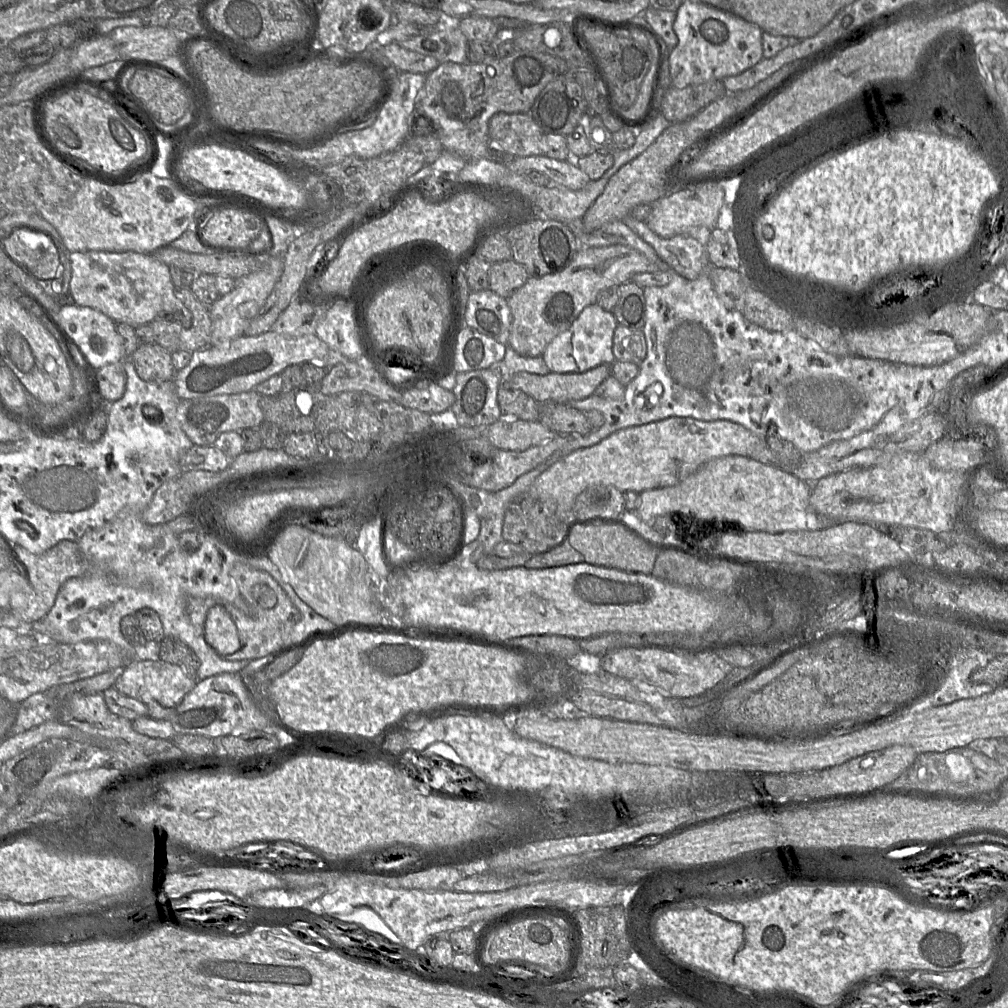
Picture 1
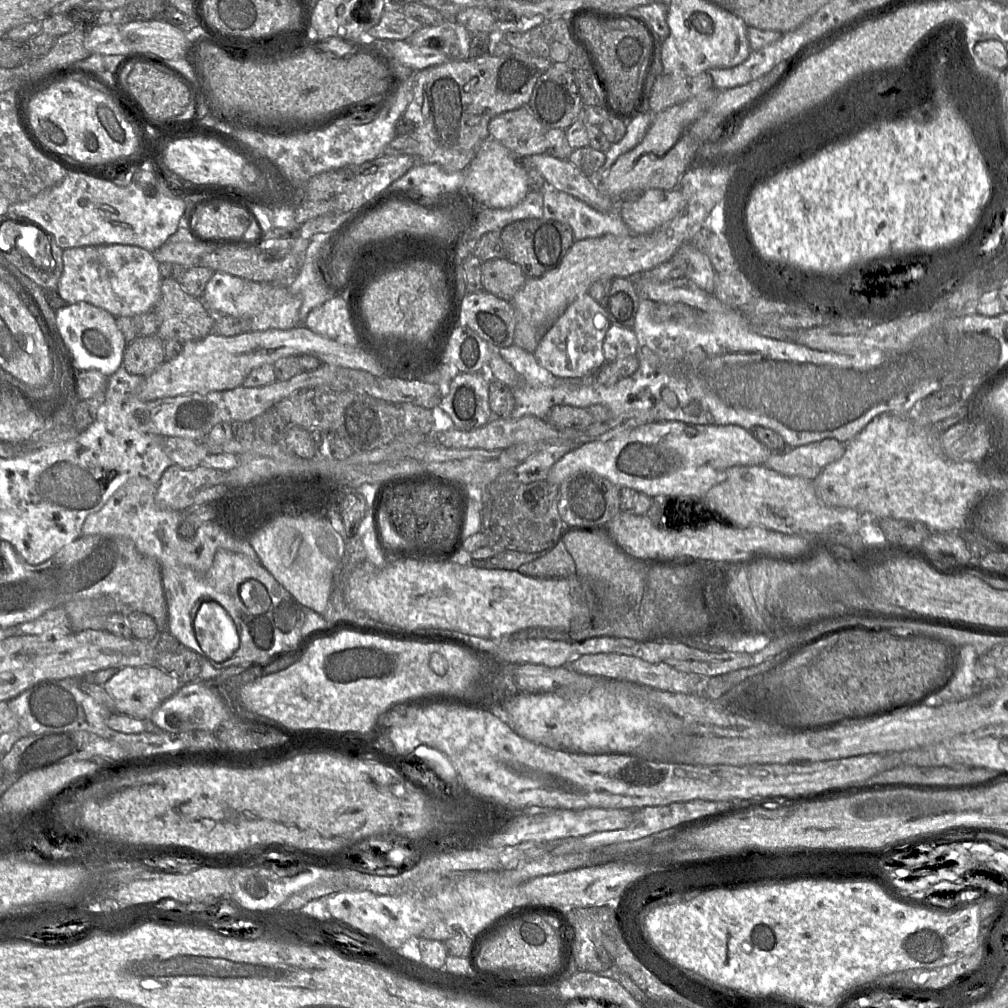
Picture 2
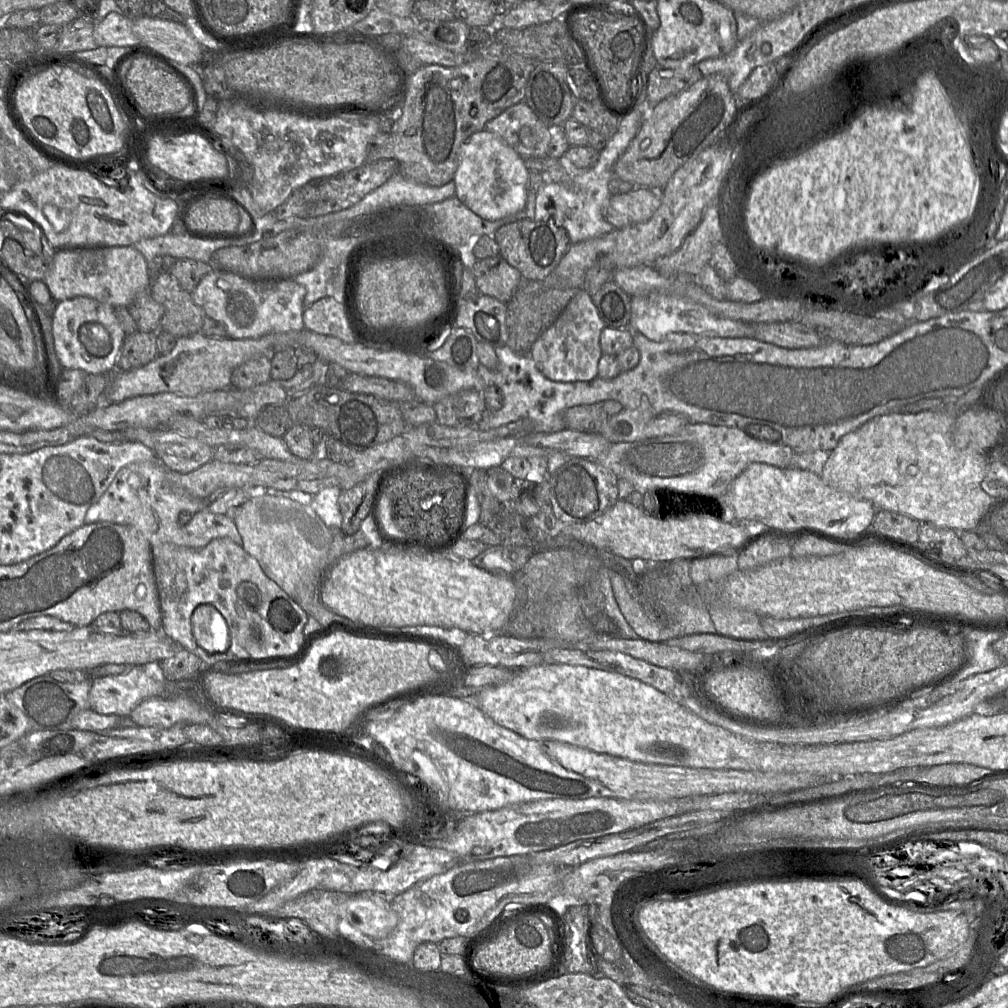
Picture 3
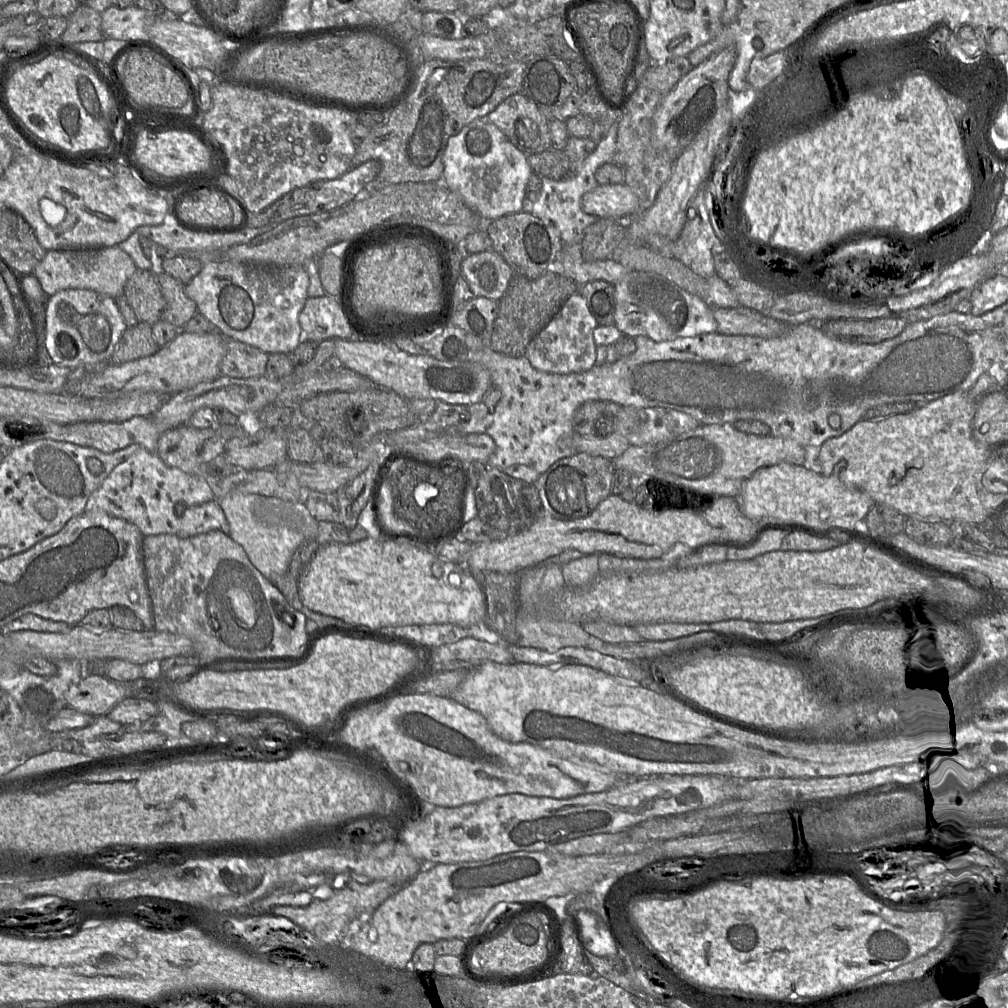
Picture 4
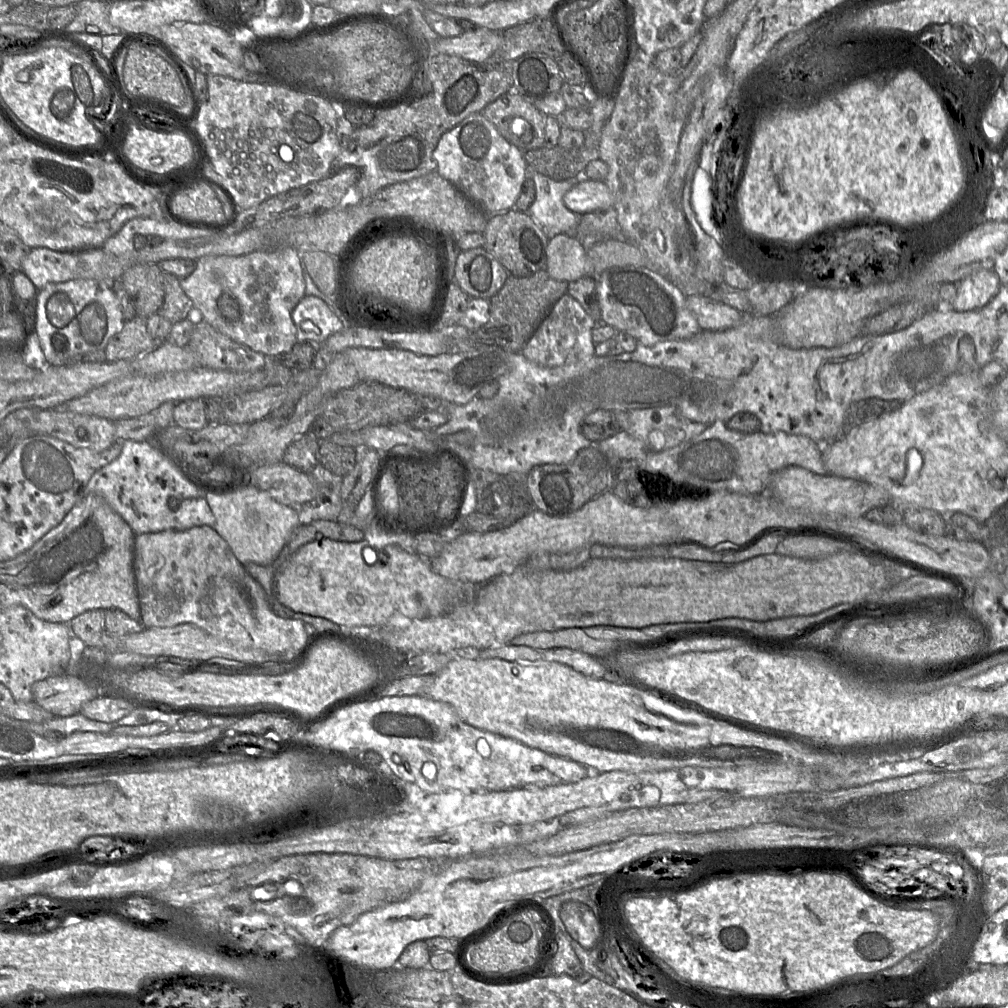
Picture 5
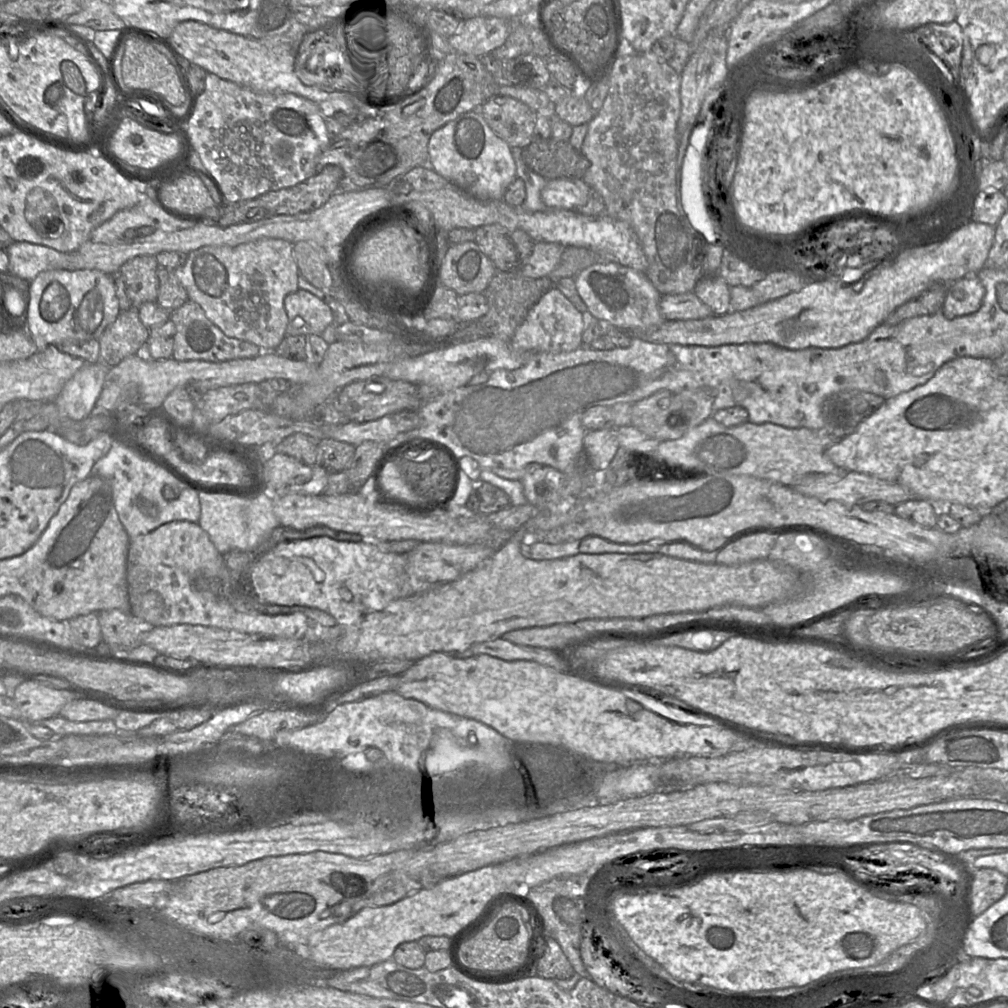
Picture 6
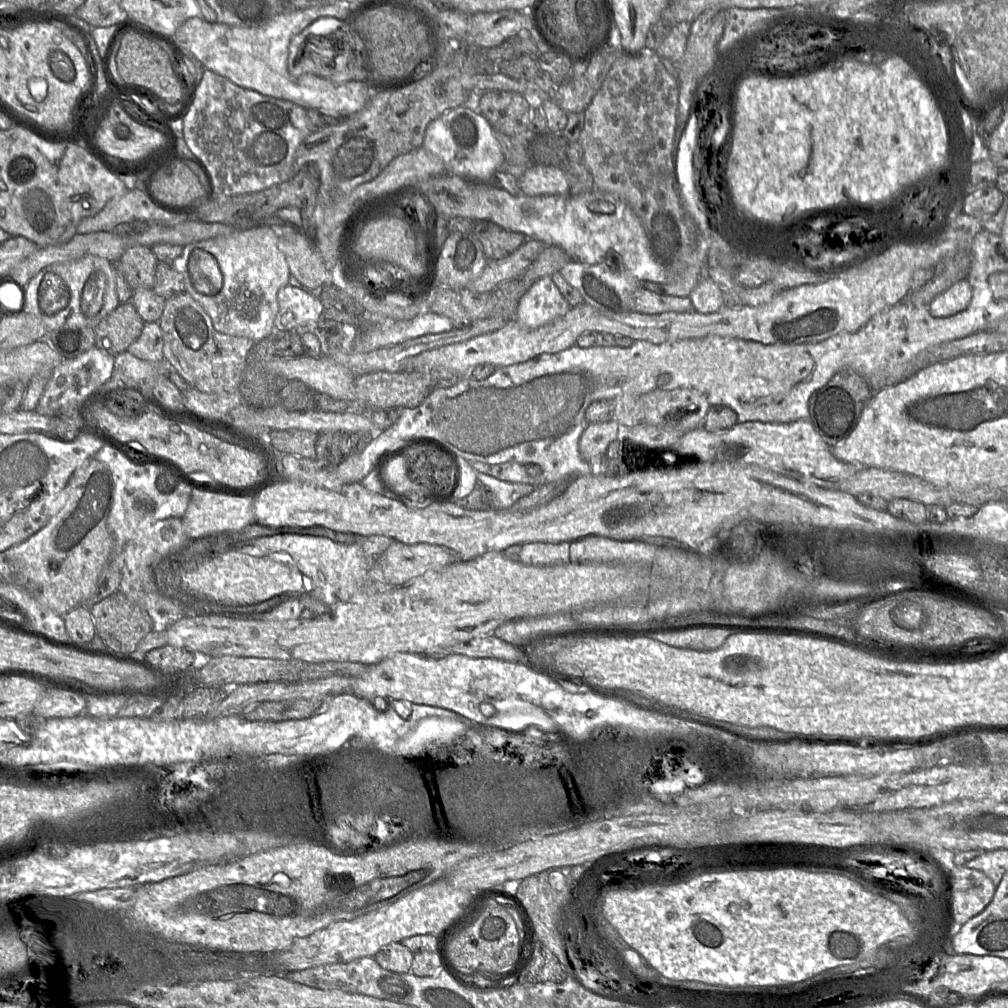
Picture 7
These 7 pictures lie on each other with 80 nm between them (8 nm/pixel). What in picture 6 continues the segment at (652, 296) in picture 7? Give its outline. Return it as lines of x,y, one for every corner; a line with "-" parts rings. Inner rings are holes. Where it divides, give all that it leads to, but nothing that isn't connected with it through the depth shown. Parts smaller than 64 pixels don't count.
695,293
662,296
659,310
666,321
697,320
713,315
710,307
703,303

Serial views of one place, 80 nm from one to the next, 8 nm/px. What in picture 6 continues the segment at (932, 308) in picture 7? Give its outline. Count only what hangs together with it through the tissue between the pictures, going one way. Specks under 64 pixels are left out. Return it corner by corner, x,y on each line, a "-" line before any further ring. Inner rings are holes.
967,275
949,285
941,312
948,319
975,313
981,307
985,288
976,275

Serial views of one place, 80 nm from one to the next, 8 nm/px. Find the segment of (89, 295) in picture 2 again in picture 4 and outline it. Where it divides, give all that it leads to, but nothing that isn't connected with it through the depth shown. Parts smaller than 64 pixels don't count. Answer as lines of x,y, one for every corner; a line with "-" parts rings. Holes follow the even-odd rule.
118,246
101,249
49,250
34,269
44,293
51,297
61,290
87,289
113,298
121,297
128,279
137,267
132,258

